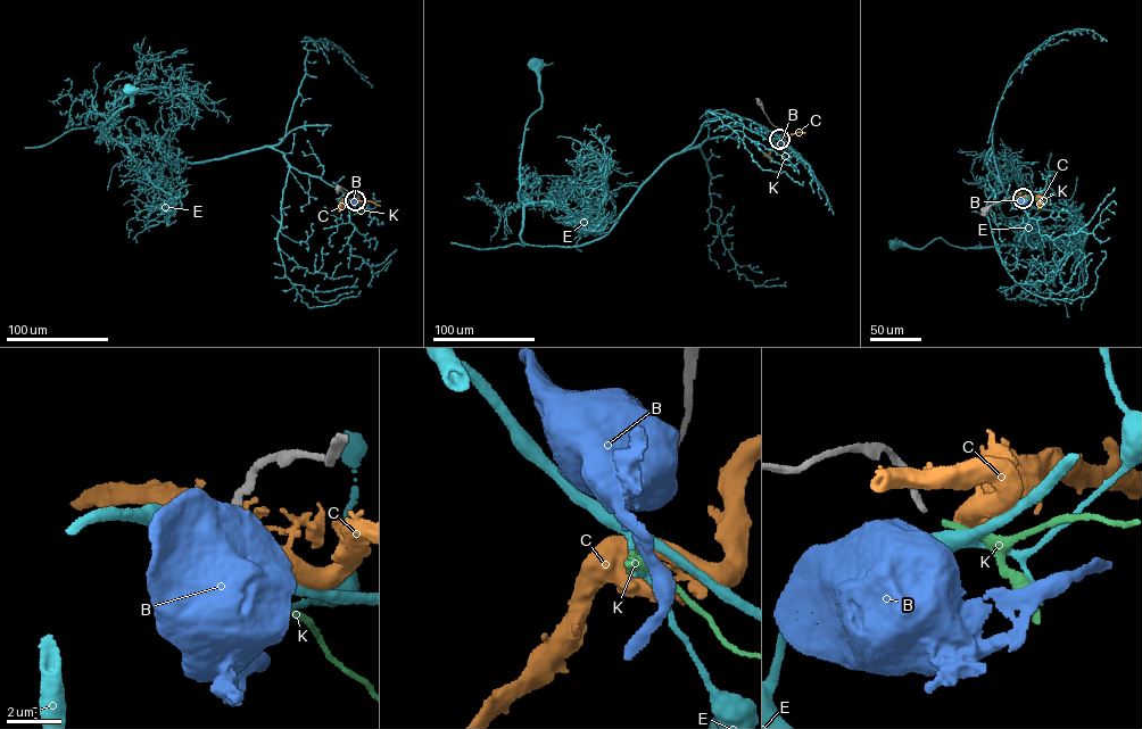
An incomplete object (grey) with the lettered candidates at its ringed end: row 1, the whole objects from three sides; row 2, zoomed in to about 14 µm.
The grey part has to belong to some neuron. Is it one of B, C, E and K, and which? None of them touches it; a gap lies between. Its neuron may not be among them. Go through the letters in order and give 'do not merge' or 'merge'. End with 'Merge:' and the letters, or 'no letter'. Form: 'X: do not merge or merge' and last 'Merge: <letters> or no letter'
B: do not merge
C: do not merge
E: do not merge
K: merge
Merge: K

